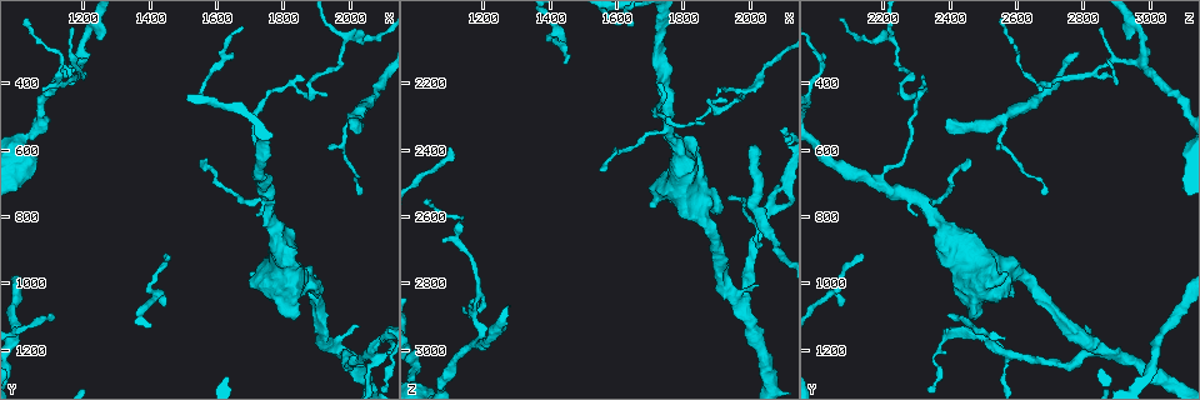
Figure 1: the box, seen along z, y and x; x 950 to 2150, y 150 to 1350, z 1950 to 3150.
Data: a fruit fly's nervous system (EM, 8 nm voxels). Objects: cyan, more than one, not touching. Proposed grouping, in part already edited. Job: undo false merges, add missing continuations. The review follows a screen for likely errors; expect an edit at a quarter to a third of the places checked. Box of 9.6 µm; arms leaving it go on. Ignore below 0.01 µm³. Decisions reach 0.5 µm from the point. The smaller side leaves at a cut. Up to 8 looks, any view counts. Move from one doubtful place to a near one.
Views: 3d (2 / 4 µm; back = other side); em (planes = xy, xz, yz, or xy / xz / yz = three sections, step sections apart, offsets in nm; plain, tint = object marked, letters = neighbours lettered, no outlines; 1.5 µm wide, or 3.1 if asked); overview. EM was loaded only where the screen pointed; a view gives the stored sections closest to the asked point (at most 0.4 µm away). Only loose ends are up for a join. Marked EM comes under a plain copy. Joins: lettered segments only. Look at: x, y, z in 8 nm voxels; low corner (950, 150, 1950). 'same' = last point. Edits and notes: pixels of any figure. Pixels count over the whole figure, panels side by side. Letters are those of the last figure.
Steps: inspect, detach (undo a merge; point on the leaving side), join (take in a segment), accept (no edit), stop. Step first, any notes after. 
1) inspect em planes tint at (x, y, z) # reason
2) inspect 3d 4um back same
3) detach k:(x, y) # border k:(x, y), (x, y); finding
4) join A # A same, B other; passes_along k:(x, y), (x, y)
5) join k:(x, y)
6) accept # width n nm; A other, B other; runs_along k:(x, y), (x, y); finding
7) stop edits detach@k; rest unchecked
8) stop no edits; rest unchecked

inspect 3d 2um at (1710, 960, 2570) # branch stops here

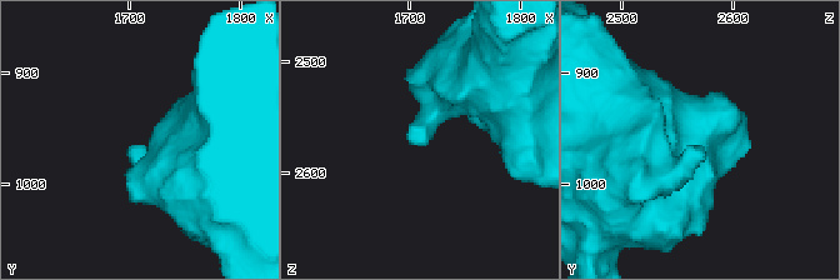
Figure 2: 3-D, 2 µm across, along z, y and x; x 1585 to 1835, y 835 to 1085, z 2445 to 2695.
inspect em planes tint at (1706, 970, 2572) # need the tissue

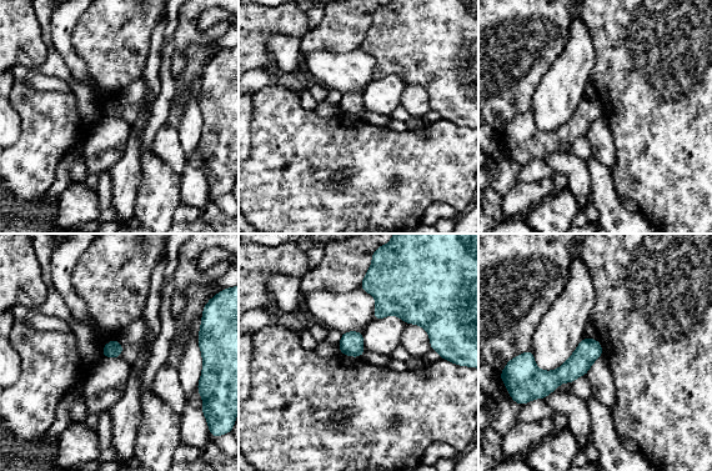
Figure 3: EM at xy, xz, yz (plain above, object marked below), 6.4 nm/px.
inspect em planes letters same # see the neighbours

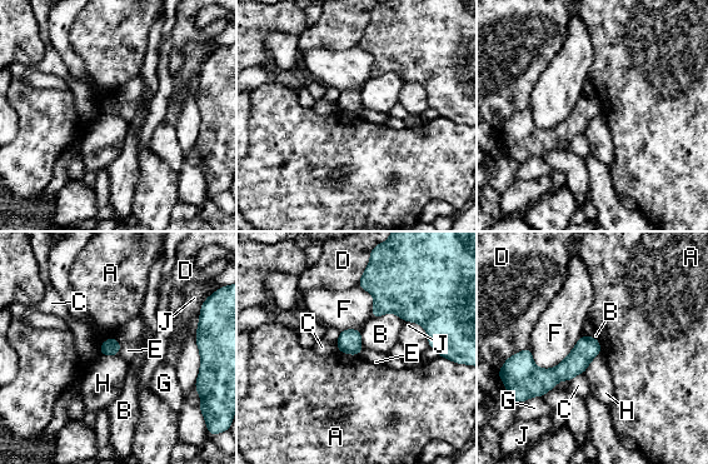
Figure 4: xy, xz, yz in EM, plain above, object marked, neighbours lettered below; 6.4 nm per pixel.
accept # A other, B other, C other, D other, E other, F other, G other, H other, J other; runs_along 4:(597, 347), (557, 374), (538, 374), (523, 355); none of them fits

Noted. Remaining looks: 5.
inspect em planes letters at (1450, 1060, 2070) # tapers out

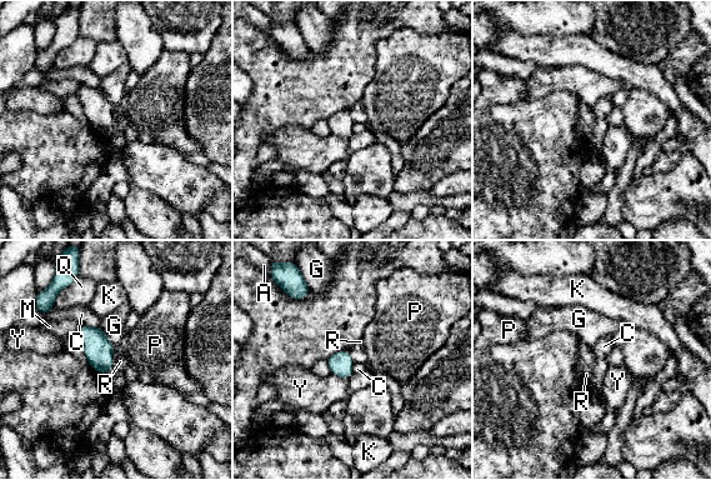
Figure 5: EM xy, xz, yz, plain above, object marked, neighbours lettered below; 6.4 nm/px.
join R # A other, C other, G other, K other, M other, P other, Q other, R same, Y other; passes_along 5:(98, 349), (111, 359), (120, 361); the neuron continues

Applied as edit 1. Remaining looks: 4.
inspect overview

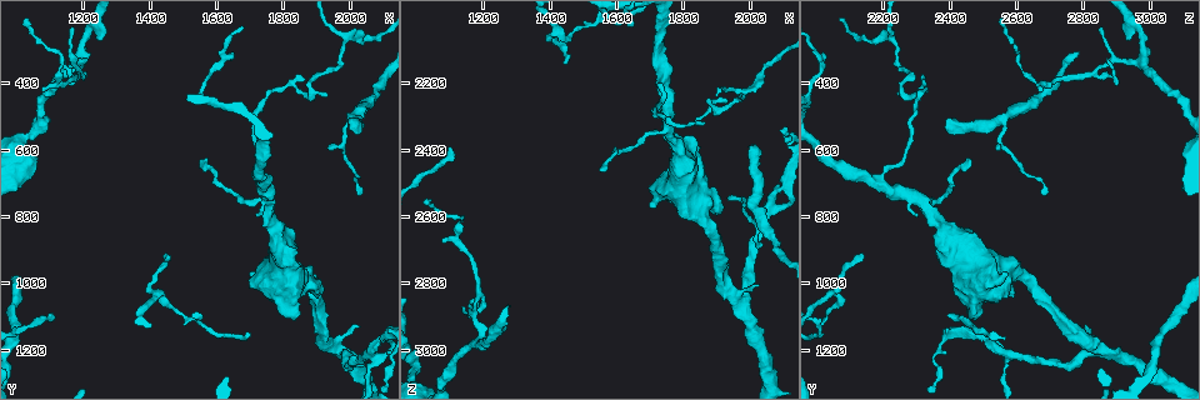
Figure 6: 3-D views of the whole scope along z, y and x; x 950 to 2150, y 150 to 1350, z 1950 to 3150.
inspect em xz step 8 tint at (1960, 1200, 2840) # sharp bend

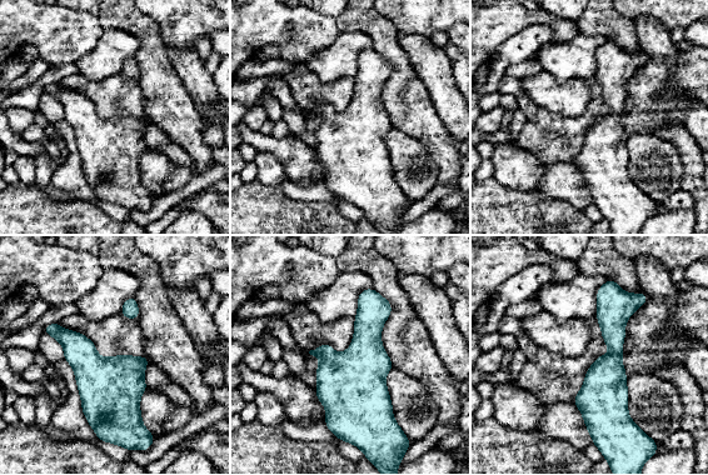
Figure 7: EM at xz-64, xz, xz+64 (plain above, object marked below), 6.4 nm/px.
inspect em planes letters same # another direction

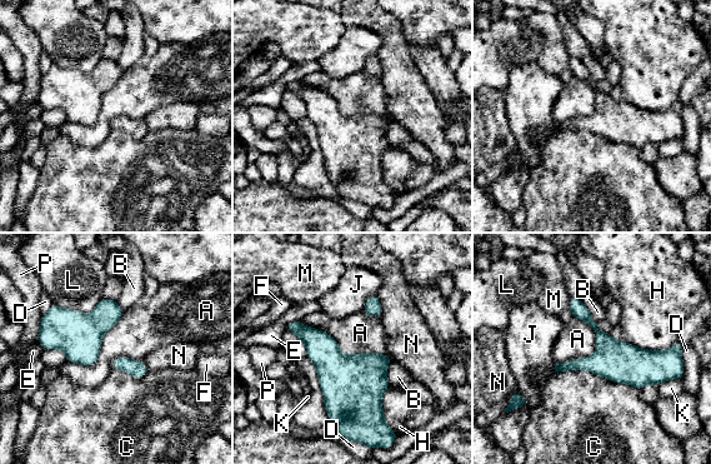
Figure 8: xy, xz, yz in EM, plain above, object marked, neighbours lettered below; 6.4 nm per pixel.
accept # A other, B other, C other, D other, E other, F other, H other, J other, K other, L other, M other, N other, P other; border 8:(299, 320), (344, 354), (387, 354); one neuron here

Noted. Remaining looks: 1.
stop edits join@5; rest unchecked

